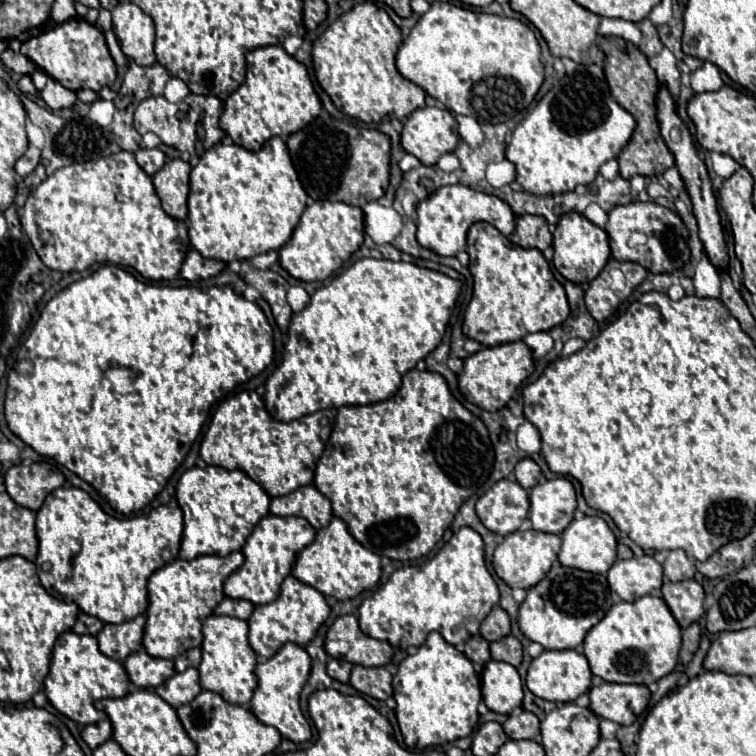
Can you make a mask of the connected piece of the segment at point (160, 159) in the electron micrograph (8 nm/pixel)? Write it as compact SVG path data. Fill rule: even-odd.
M140 149L134 153L136 155L136 163L152 177L166 161L166 155L160 149Z

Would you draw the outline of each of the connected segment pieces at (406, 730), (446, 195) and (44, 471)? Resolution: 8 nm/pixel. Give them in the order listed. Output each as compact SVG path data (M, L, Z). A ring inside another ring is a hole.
M430 633L414 655L400 661L392 687L396 719L410 749L454 743L460 737L468 737L478 723L478 703L482 699L480 677L472 663L456 647L448 645L440 633Z
M460 183L436 189L432 195L428 195L426 199L422 199L418 203L416 213L418 213L418 221L416 221L418 243L422 247L426 247L438 255L446 255L446 257L452 257L466 249L466 233L472 223L488 221L502 235L510 235L514 231L514 213L502 199L482 193L482 191L474 191Z
M34 463L30 467L26 465L14 465L8 469L4 485L8 495L26 509L38 511L42 507L44 497L58 489L64 483L64 475L60 471L50 469L44 463Z

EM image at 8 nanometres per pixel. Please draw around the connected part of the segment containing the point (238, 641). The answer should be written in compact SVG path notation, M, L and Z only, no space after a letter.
M210 615L202 625L202 661L198 665L200 687L220 693L228 703L248 705L256 687L254 665L256 655L248 645L248 623L226 615Z

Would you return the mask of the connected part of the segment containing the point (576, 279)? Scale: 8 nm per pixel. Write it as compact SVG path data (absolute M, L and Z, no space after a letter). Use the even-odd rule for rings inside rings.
M564 213L556 225L554 231L554 267L556 271L566 277L572 283L590 283L606 265L610 257L610 247L608 247L608 235L602 227L590 223L584 215L580 213Z

